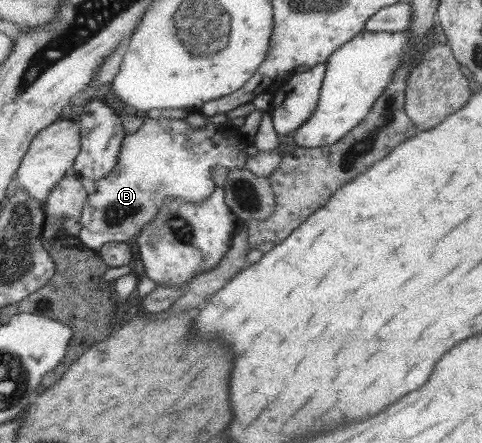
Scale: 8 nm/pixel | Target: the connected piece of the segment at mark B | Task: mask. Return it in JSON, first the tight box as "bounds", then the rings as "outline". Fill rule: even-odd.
{"bounds":[78,118,248,251],"outline":[[[146,118],[146,120],[144,120],[144,124],[140,126],[140,130],[137,130],[135,134],[128,134],[122,140],[120,151],[118,151],[118,163],[116,163],[116,166],[112,169],[112,173],[96,181],[96,191],[94,194],[87,195],[86,204],[82,207],[82,213],[80,213],[80,231],[78,231],[78,240],[90,248],[90,250],[99,251],[100,248],[106,244],[106,242],[124,243],[135,234],[138,235],[140,229],[142,229],[144,225],[152,222],[152,219],[156,217],[158,209],[160,209],[160,207],[162,207],[162,203],[164,203],[164,197],[178,197],[180,199],[184,199],[184,201],[188,201],[189,203],[201,203],[204,199],[206,199],[206,197],[208,197],[208,195],[212,194],[214,189],[216,189],[216,184],[214,180],[212,180],[212,169],[214,169],[216,165],[222,165],[226,167],[226,170],[234,168],[241,169],[245,166],[246,159],[248,159],[248,154],[245,152],[245,148],[248,146],[242,146],[244,142],[240,140],[240,136],[238,135],[237,130],[229,125],[223,126],[220,124],[214,124],[208,119],[207,124],[203,128],[196,129],[192,128],[186,120],[182,119],[164,118],[164,120],[152,120],[152,118]]]}

